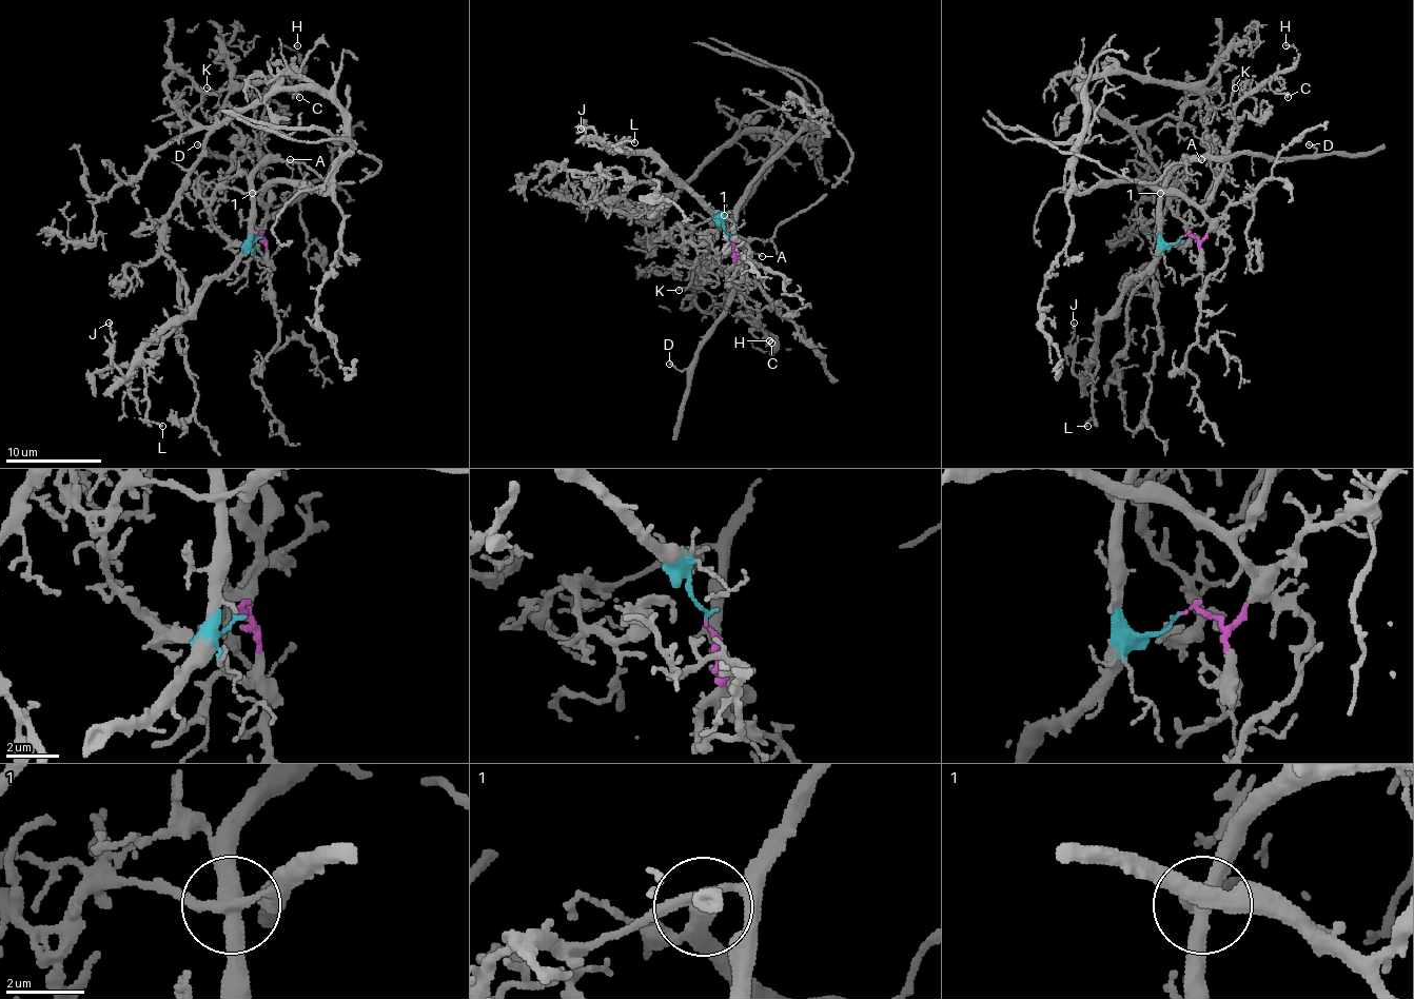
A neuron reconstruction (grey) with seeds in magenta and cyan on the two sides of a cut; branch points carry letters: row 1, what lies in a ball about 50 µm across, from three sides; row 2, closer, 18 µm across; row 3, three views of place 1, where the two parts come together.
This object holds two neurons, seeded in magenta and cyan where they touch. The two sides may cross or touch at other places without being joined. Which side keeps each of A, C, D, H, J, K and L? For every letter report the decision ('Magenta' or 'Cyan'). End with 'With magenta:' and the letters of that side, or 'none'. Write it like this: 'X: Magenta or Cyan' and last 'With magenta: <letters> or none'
A: Cyan
C: Magenta
D: Cyan
H: Magenta
J: Cyan
K: Magenta
L: Cyan
With magenta: C, H, K

